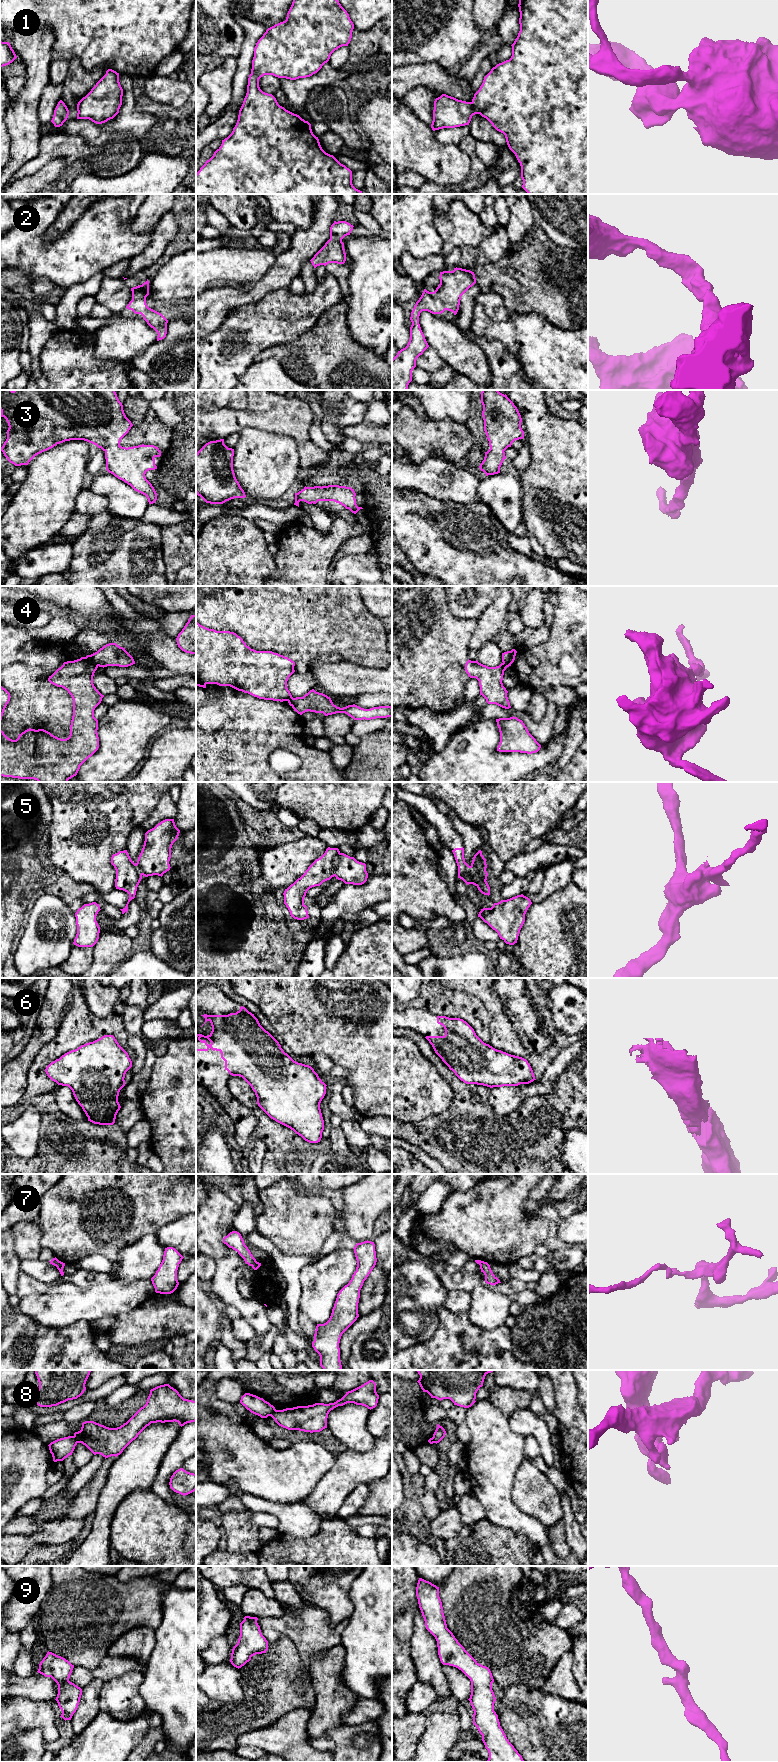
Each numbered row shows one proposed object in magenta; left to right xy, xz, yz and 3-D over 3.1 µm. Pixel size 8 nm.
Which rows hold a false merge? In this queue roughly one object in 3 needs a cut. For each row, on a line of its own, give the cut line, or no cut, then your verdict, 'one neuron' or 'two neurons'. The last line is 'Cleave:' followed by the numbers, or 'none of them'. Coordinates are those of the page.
1: no cut; one neuron
2: no cut; one neuron
3: no cut; one neuron
4: cut in xy along (88, 655), (97, 666); two neurons
5: cut in xz along (340, 853), (336, 859), (334, 875); two neurons
6: no cut; one neuron
7: cut in xy along (60, 1261), (56, 1266); two neurons
8: cut in xy along (73, 1436), (78, 1442); two neurons
9: no cut; one neuron
Cleave: 4, 5, 7, 8

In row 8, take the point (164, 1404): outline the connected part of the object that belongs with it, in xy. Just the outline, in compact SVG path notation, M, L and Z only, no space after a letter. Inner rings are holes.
M164 1384L151 1389L146 1404L120 1427L109 1428L85 1421L74 1437L94 1455L100 1454L106 1459L120 1455L151 1423L174 1421L181 1427L195 1422L196 1401L184 1399L176 1389Z

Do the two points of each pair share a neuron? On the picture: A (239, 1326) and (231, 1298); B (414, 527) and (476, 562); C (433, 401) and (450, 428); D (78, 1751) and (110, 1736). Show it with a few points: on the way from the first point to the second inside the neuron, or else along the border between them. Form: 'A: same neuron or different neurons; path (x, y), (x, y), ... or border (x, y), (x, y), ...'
A: different neurons; border (241, 1316), (256, 1333)
B: same neuron; path (429, 531), (450, 549), (461, 553)
C: different neurons; border (427, 417), (440, 420), (453, 419), (465, 424)
D: same neuron; path (86, 1751), (95, 1751), (102, 1744)

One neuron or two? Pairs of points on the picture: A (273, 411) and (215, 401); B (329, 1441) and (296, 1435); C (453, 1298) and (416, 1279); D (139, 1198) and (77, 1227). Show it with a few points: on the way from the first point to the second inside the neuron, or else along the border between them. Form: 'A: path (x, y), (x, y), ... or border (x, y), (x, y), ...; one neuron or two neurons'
A: border (248, 400), (248, 405), (242, 410), (224, 407); two neurons
B: path (321, 1437), (304, 1436); one neuron
C: border (448, 1291), (444, 1306); two neurons
D: path (134, 1219), (130, 1230), (122, 1233), (98, 1227); one neuron

